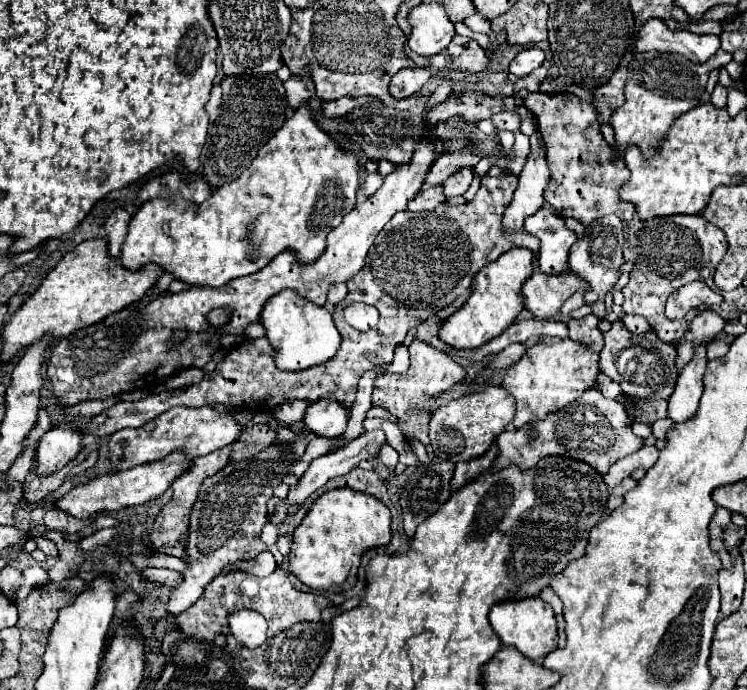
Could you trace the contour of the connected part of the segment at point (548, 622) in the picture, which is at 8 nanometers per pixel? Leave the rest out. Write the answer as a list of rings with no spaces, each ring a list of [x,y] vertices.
[[[526,597],[520,601],[502,601],[490,611],[490,625],[504,647],[514,647],[526,659],[540,663],[548,653],[558,649],[558,629],[554,611],[540,597]]]

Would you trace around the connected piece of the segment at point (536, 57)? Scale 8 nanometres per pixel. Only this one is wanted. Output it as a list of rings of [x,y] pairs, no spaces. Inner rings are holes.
[[[528,47],[522,49],[514,61],[510,63],[510,73],[512,75],[528,75],[534,69],[538,69],[544,63],[544,51],[540,47]]]

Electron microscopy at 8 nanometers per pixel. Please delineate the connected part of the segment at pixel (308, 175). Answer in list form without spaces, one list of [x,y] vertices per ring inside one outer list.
[[[302,103],[260,149],[250,167],[238,179],[216,189],[202,205],[190,203],[180,195],[168,199],[156,197],[142,203],[130,221],[120,259],[126,269],[140,269],[146,263],[158,263],[180,281],[208,287],[222,287],[234,277],[256,273],[286,249],[294,249],[300,261],[314,261],[324,251],[326,235],[332,227],[354,209],[360,185],[362,179],[356,153],[344,149],[330,133],[320,129],[310,105]]]

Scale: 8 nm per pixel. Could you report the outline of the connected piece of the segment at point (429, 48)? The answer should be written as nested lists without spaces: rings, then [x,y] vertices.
[[[440,1],[420,3],[412,7],[412,11],[408,13],[408,23],[412,25],[408,45],[422,57],[430,57],[446,49],[456,33]]]

